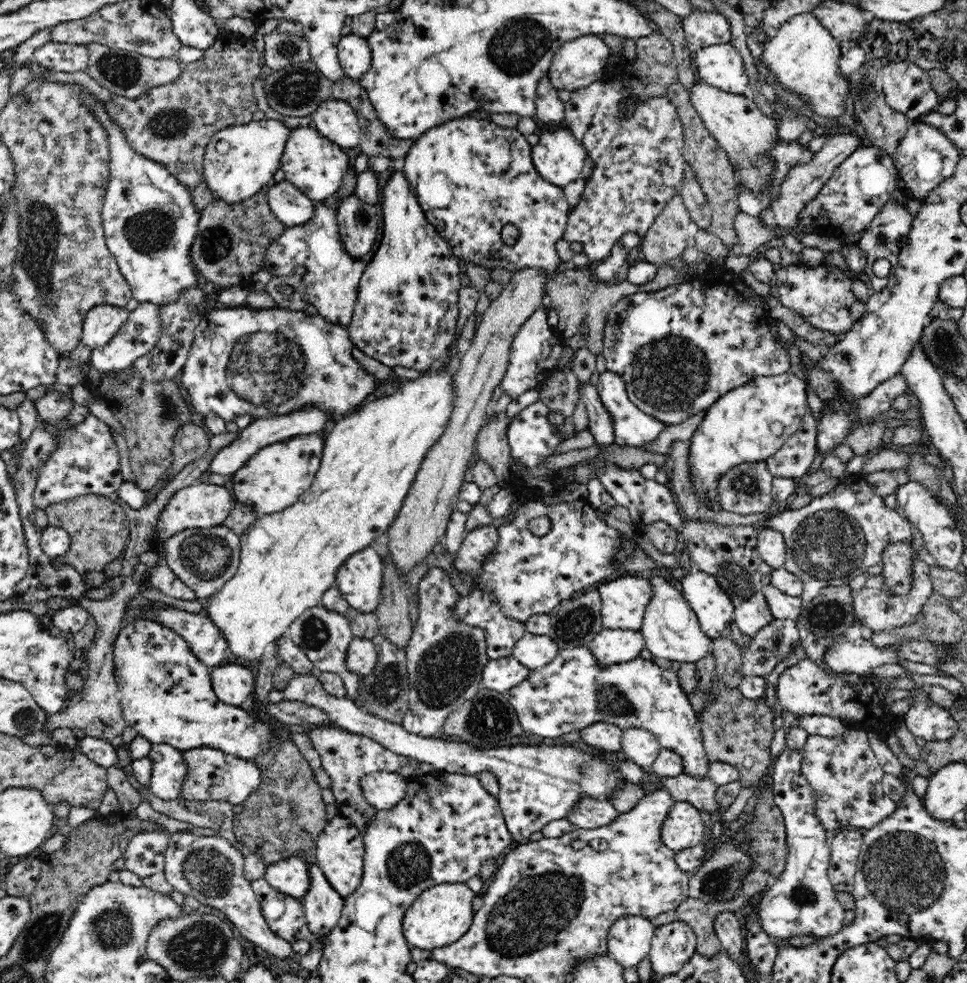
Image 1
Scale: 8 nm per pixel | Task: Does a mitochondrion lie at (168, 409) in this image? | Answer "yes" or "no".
yes

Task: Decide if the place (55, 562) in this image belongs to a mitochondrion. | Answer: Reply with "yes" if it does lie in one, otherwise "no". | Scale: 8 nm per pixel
no

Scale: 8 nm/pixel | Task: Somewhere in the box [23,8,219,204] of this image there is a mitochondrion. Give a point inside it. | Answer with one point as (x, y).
(123, 71)

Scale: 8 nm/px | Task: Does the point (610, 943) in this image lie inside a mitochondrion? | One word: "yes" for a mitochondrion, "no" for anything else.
no

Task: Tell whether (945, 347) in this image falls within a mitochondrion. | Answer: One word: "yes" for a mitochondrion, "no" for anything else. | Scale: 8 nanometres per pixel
yes

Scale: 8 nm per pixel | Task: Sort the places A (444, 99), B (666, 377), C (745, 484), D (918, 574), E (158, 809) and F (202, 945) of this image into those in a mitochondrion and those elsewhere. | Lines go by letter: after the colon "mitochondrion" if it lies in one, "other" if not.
A: other
B: mitochondrion
C: mitochondrion
D: other
E: other
F: mitochondrion

